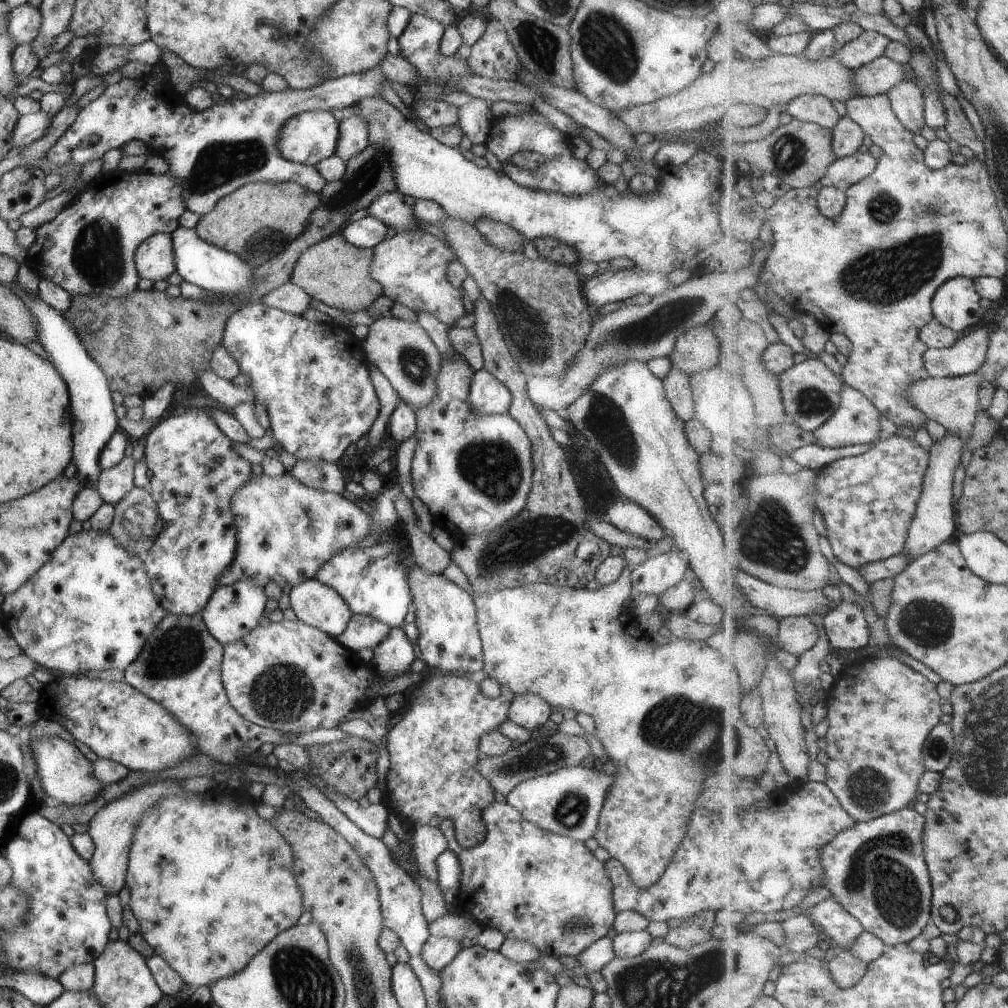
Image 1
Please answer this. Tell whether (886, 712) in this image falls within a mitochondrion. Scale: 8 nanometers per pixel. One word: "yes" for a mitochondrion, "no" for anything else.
no

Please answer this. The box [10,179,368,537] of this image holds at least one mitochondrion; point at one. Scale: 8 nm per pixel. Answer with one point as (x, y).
(97, 256)

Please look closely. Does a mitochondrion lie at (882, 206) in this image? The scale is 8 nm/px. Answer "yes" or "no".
yes

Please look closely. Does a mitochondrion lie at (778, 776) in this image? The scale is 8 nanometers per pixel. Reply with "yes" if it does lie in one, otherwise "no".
no

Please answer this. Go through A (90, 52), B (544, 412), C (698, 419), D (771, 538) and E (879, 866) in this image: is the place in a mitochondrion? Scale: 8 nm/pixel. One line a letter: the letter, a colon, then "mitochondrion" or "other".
A: other
B: other
C: other
D: mitochondrion
E: mitochondrion

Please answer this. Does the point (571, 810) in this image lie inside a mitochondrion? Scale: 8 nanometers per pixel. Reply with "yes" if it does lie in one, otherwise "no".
yes

